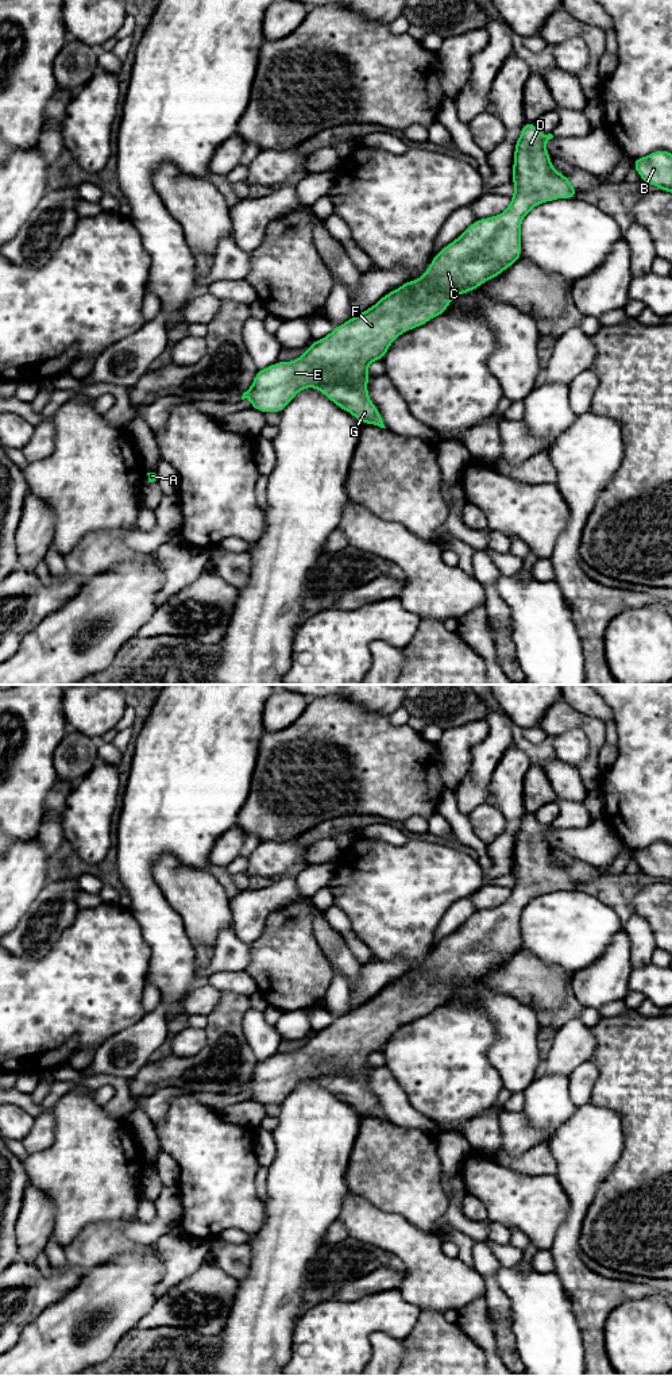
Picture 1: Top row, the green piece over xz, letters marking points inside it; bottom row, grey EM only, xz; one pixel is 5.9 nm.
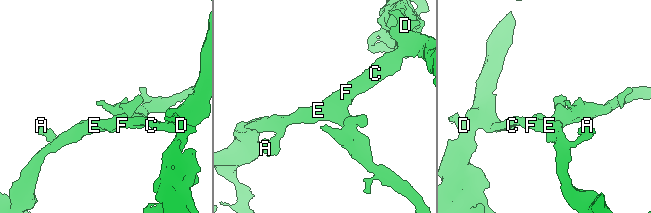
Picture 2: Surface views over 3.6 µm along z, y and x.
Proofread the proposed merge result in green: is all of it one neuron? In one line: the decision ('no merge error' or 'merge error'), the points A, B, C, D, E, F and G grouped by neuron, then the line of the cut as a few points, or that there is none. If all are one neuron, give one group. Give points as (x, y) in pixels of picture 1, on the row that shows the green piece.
no merge error; groups A B C D E F G; cut none

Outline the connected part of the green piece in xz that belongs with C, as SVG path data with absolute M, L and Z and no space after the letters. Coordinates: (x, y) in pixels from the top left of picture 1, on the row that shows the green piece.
M526 122L514 149L511 182L515 189L505 212L475 220L457 239L436 254L422 277L402 284L363 313L335 325L329 335L314 340L301 358L258 370L242 400L250 398L251 408L262 413L281 413L300 390L316 388L358 421L386 428L378 408L368 398L368 388L364 386L371 378L368 365L382 361L401 334L444 315L453 297L479 288L514 265L521 258L521 221L536 205L557 199L573 199L578 194L568 177L560 174L551 163L545 144L552 138L552 134L544 135L534 123Z

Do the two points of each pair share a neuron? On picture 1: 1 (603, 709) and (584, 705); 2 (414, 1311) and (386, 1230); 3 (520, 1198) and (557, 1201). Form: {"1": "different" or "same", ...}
{"1": "same", "2": "different", "3": "same"}

